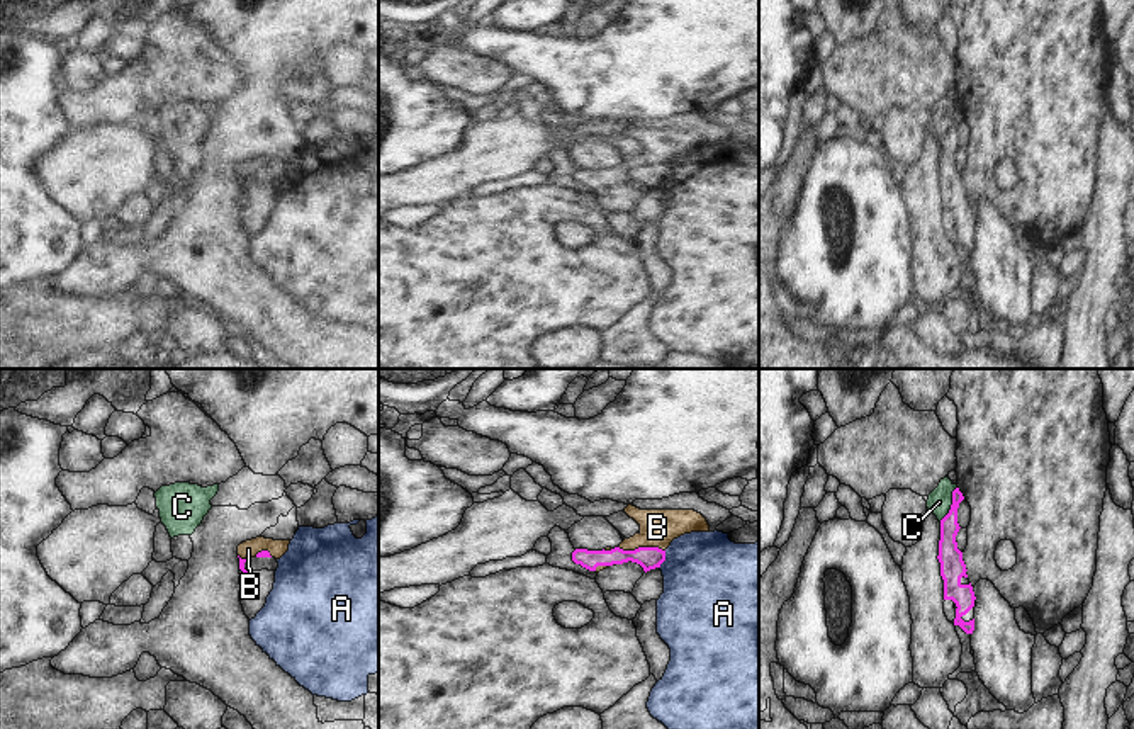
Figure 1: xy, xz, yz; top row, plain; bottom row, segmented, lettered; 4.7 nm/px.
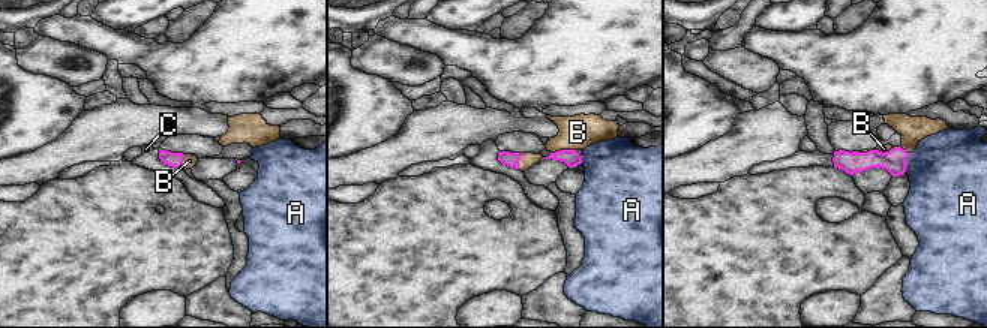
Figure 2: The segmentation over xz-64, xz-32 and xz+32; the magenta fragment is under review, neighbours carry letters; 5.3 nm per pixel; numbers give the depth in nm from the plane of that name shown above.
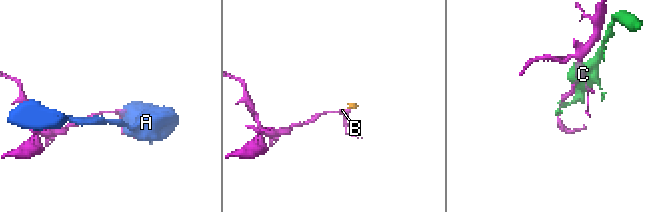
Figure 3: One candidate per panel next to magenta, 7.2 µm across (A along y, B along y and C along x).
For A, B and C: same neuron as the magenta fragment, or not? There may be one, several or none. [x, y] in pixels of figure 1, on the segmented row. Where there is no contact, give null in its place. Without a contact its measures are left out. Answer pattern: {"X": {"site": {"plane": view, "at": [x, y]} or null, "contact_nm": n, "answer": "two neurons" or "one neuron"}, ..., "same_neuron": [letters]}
{"A": {"site": {"plane": "xz", "at": [664, 559]}, "contact_nm": 90, "answer": "two neurons"}, "B": {"site": {"plane": "xz", "at": [642, 548]}, "contact_nm": 220, "answer": "one neuron"}, "C": {"site": {"plane": "yz", "at": [953, 503]}, "contact_nm": 190, "answer": "two neurons"}, "same_neuron": ["B"]}

